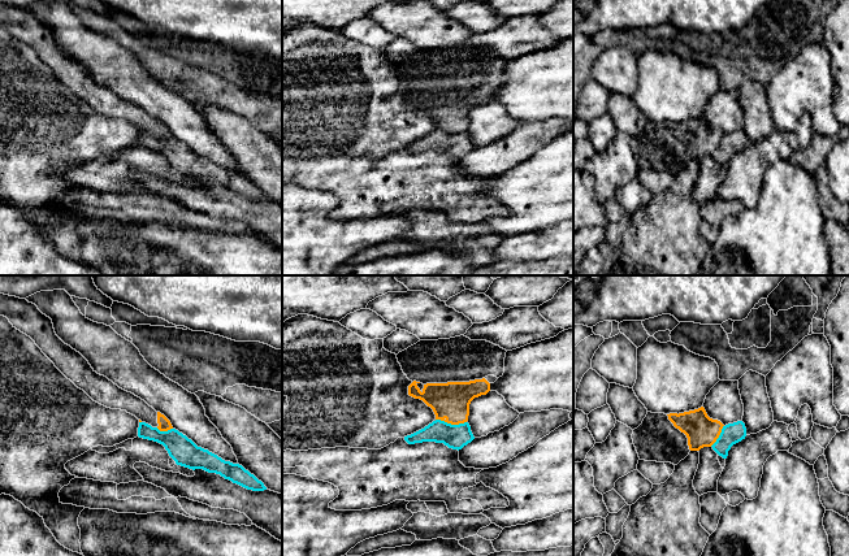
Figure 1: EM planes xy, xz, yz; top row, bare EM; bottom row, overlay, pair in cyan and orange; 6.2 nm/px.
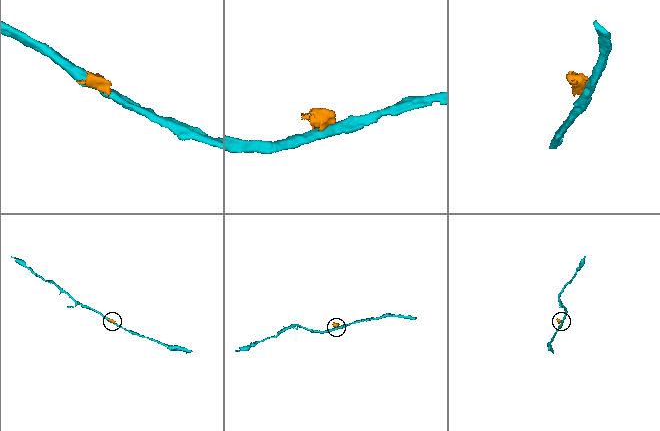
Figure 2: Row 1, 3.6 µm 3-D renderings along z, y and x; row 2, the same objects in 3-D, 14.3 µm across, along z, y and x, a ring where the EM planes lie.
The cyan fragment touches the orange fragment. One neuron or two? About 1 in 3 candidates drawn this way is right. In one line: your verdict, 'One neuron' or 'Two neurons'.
Two neurons

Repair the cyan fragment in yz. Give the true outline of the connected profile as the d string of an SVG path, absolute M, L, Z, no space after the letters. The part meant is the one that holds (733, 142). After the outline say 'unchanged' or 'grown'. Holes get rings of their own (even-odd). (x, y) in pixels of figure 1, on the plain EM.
M742 130L728 133L723 135L719 147L711 156L719 165L727 168L731 156L745 148L745 145L746 145L746 136Z; unchanged

